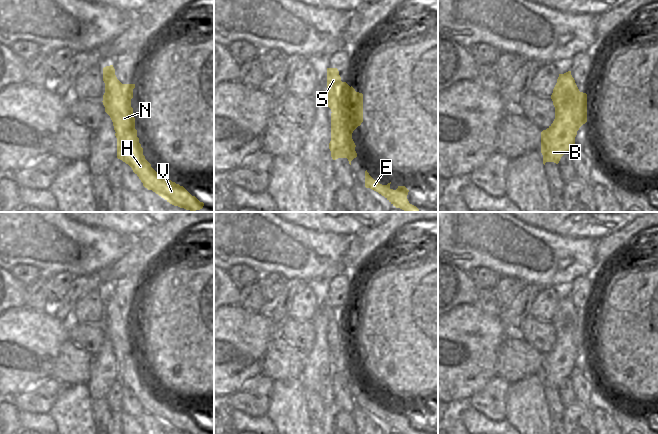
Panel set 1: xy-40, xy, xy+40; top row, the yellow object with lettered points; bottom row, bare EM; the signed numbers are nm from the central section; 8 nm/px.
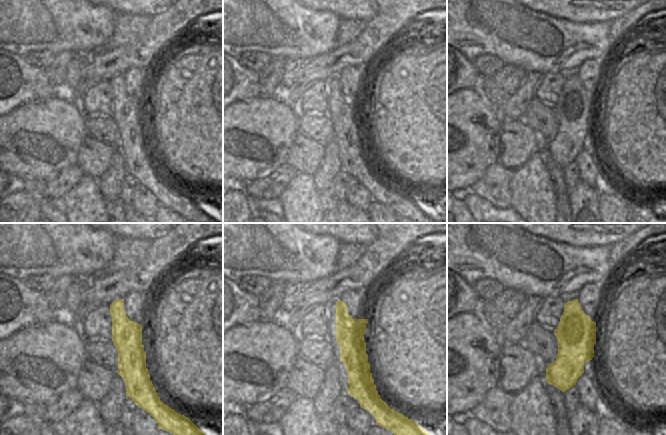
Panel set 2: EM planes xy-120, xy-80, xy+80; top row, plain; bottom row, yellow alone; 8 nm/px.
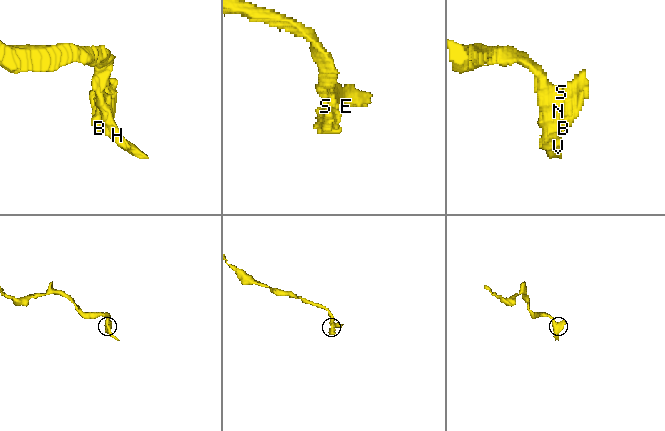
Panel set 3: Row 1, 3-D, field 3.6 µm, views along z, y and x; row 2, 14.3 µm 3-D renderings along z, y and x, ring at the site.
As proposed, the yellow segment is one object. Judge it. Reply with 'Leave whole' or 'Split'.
Split.

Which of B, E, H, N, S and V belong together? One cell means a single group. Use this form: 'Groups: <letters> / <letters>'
Groups: B / E H N S V.

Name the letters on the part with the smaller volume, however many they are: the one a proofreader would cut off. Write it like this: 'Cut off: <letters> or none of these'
Cut off: B

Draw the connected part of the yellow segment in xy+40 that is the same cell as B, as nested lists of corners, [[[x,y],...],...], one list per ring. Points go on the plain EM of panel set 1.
[[[571,295],[559,298],[551,323],[555,331],[555,343],[546,354],[541,356],[541,377],[544,389],[546,386],[558,388],[564,378],[569,378],[575,368],[577,355],[587,346],[587,318],[579,315]]]

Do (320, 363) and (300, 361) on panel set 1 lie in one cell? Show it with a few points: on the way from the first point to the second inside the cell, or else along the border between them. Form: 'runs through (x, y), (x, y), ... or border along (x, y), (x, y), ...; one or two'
border along (316, 355), (311, 373), (299, 380); two

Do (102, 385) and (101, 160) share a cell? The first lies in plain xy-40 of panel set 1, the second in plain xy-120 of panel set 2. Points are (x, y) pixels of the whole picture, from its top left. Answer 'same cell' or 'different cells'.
different cells

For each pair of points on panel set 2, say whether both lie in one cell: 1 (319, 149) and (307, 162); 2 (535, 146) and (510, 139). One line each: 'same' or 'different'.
1: same
2: same

